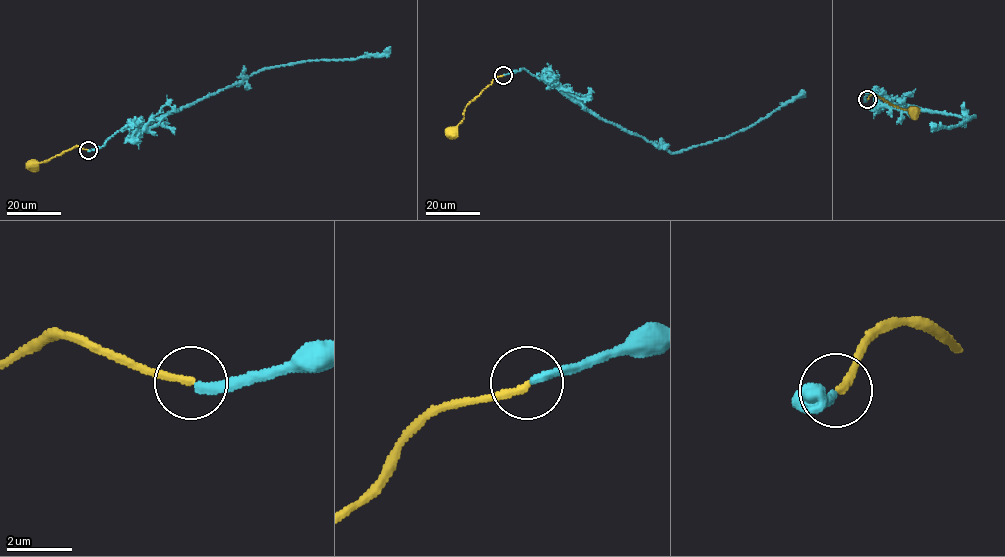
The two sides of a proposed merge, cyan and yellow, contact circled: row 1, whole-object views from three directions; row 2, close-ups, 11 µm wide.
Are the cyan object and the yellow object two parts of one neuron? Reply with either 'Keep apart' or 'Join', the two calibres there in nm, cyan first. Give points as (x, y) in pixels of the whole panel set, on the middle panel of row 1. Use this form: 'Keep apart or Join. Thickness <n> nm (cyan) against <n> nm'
Keep apart. Thickness 280 nm (cyan) against 240 nm

